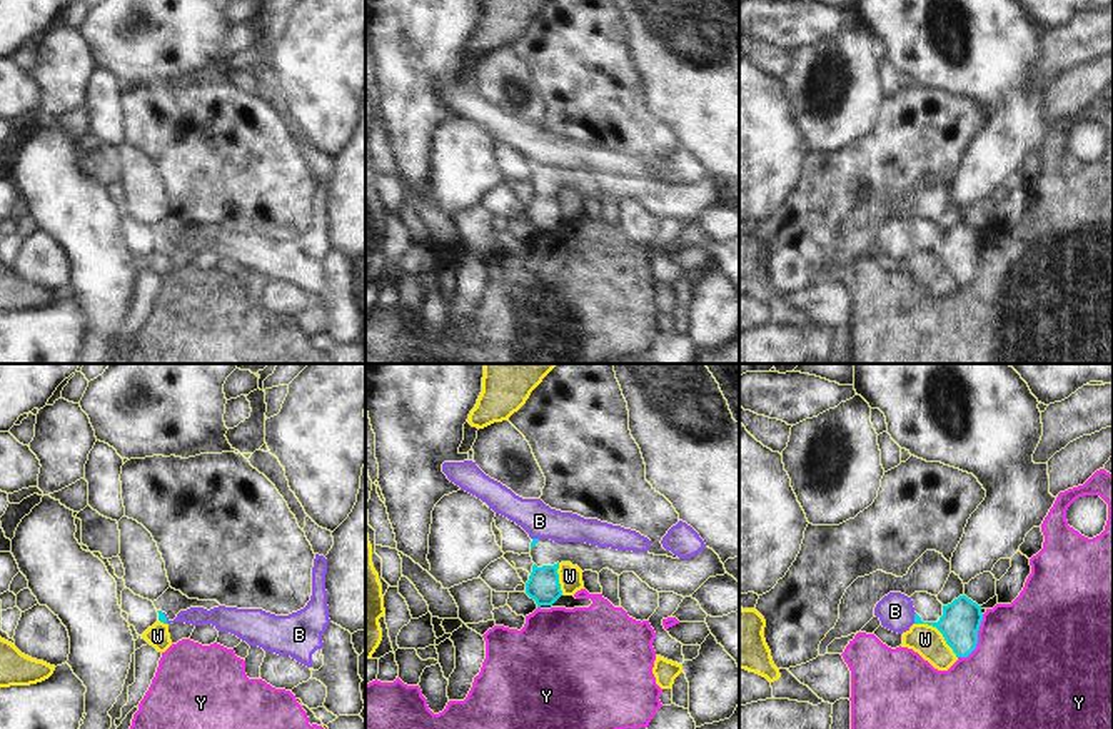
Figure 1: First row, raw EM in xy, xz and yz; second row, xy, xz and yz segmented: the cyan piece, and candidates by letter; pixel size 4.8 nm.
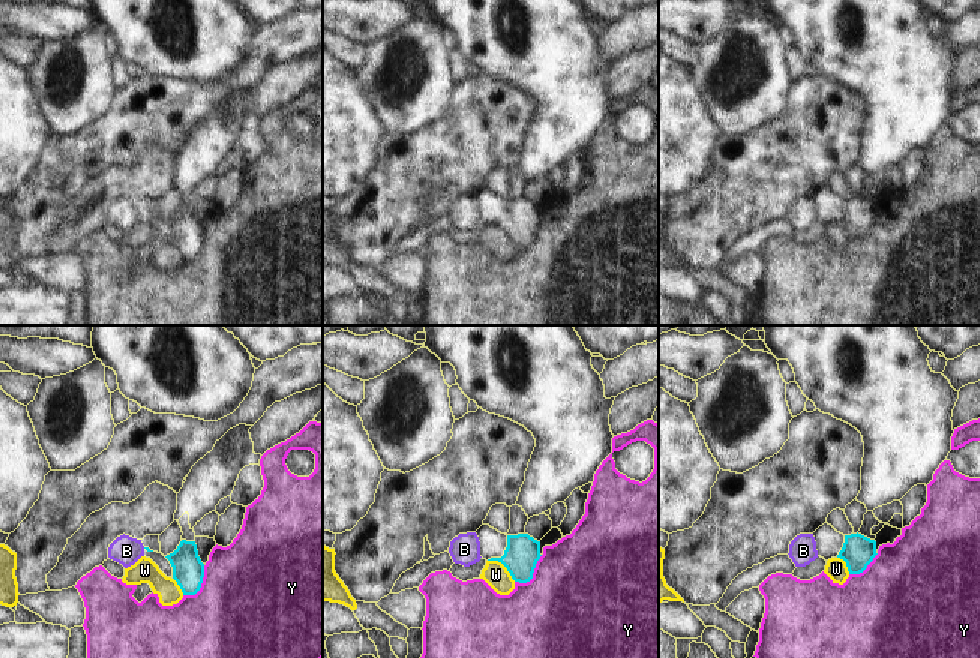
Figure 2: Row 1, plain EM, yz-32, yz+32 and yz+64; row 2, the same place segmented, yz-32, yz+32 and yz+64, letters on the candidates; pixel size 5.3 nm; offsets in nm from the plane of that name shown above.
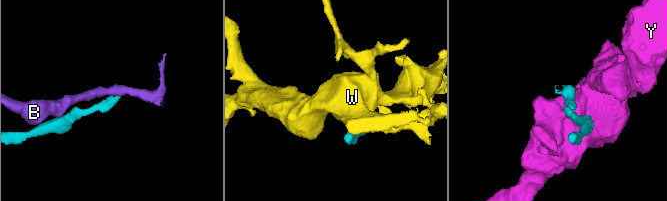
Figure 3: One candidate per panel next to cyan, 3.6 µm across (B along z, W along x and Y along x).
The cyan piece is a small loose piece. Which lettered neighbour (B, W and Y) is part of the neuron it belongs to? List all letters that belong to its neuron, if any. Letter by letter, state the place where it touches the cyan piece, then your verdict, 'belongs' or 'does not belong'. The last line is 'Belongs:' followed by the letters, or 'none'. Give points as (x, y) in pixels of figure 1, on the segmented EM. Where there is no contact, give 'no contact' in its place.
B: yz (915, 618) | does not belong
W: yz (940, 631) | does not belong
Y: yz (977, 639) | does not belong
Belongs: none

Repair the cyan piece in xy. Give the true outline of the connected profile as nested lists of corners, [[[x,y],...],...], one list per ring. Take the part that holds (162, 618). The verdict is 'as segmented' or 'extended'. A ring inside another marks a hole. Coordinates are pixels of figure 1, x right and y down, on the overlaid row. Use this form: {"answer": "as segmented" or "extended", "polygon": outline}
{"answer": "extended", "polygon": [[[169,587],[157,601],[154,601],[154,606],[159,612],[159,621],[167,624],[169,621],[174,621],[180,611],[190,607],[204,607],[210,611],[220,604],[217,601],[189,599],[180,591]]]}

